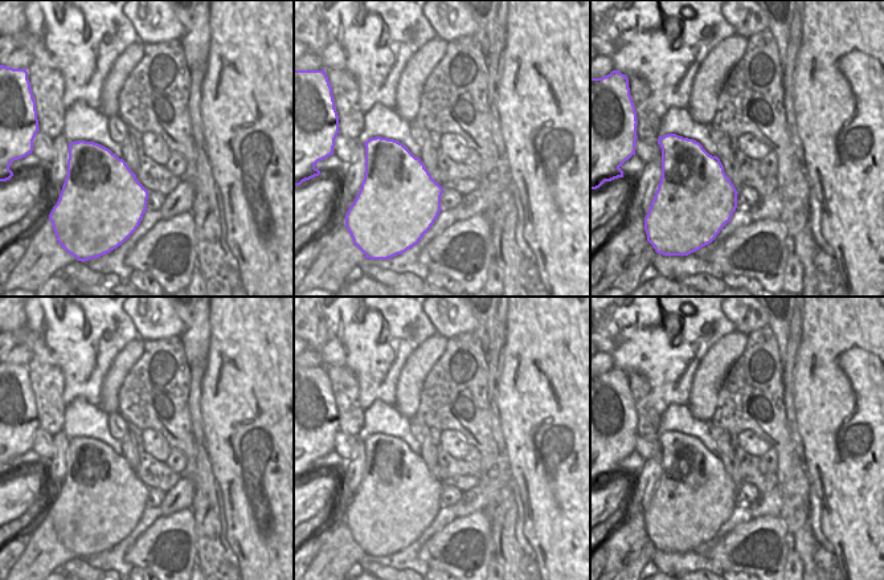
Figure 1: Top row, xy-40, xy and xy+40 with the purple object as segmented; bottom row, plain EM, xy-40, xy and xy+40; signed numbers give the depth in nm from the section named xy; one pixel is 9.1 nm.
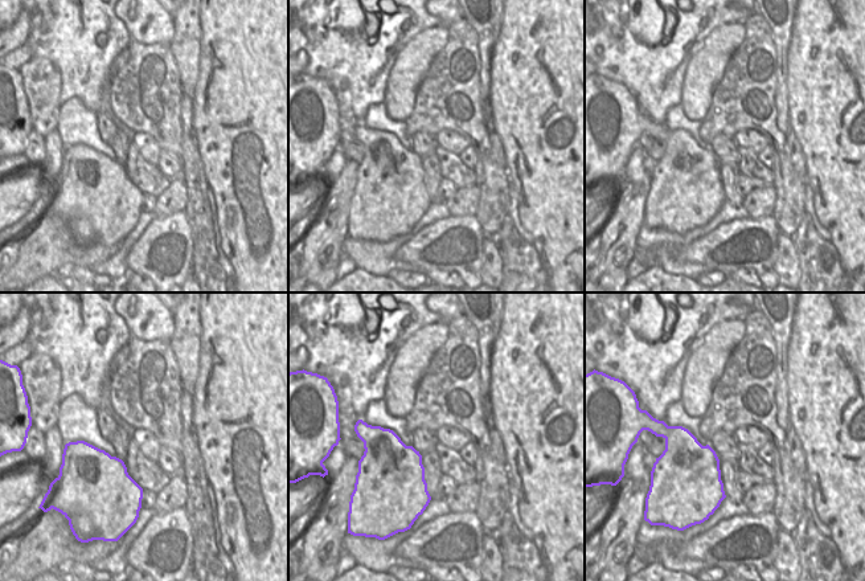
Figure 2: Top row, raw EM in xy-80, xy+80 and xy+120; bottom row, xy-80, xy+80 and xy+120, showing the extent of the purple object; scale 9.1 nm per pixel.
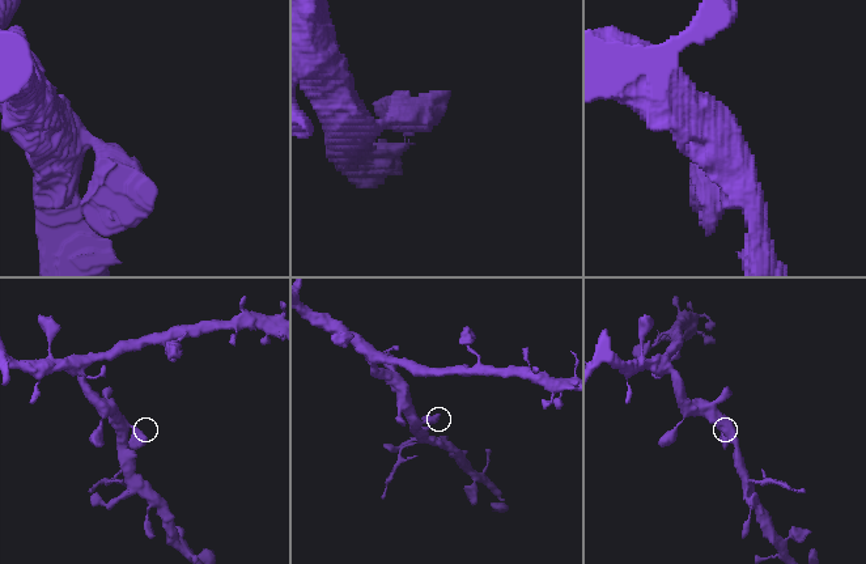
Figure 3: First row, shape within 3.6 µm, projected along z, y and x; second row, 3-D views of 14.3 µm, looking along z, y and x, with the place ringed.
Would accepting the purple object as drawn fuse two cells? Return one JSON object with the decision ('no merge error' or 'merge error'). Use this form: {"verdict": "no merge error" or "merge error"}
{"verdict": "no merge error"}

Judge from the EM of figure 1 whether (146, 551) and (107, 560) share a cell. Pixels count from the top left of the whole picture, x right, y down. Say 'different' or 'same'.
different

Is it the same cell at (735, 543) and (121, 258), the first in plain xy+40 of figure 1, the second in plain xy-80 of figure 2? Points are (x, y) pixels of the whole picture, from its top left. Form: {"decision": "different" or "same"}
{"decision": "different"}

